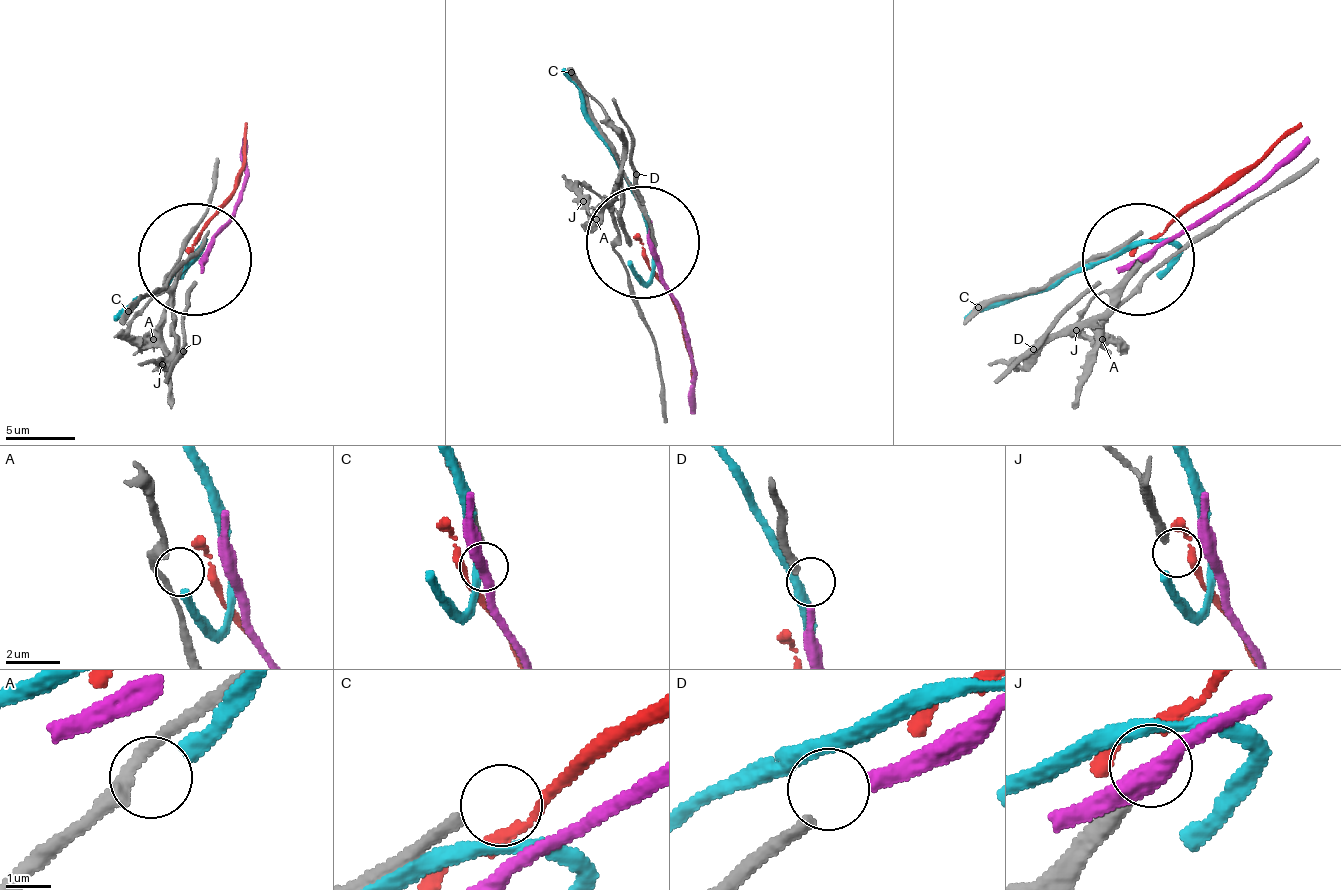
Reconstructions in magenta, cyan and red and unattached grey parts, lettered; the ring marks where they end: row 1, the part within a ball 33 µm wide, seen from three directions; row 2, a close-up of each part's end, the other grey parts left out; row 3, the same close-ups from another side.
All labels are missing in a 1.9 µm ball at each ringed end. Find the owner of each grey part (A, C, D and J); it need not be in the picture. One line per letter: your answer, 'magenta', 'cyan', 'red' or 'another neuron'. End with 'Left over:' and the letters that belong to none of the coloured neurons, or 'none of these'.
A: cyan
C: another neuron
D: magenta
J: another neuron
Left over: C, J

